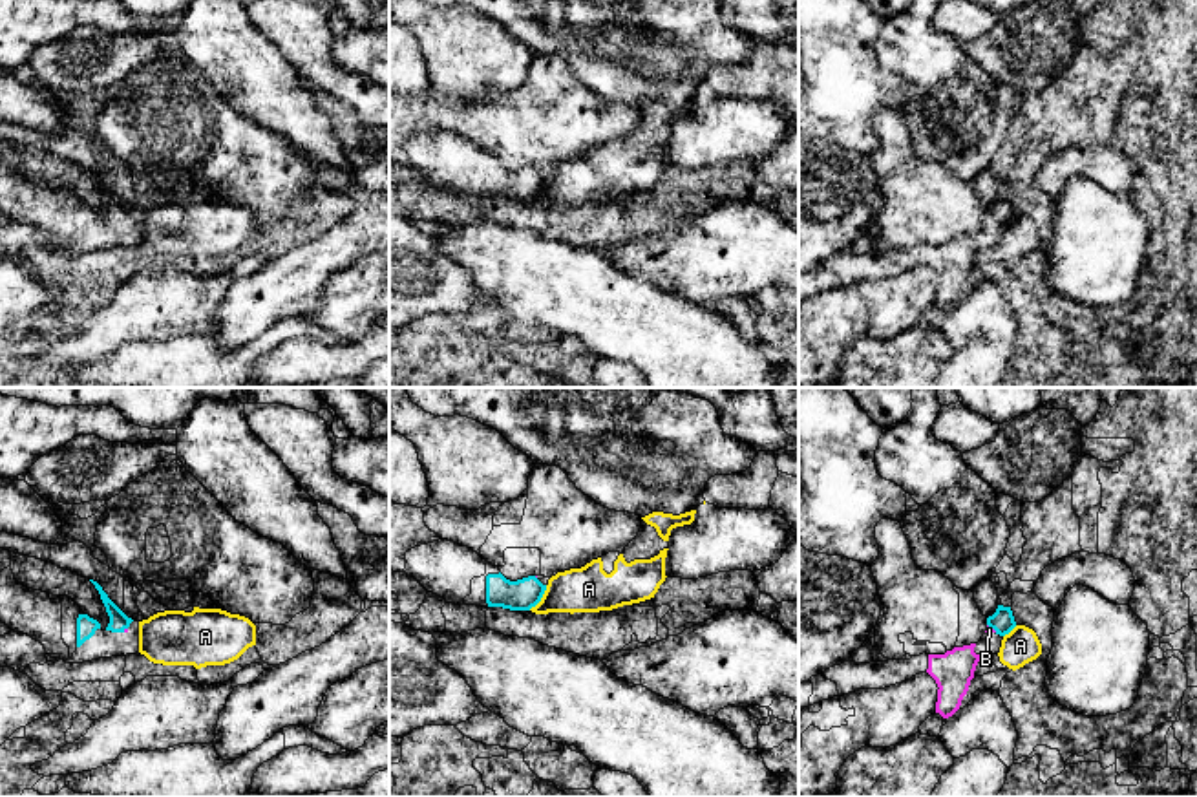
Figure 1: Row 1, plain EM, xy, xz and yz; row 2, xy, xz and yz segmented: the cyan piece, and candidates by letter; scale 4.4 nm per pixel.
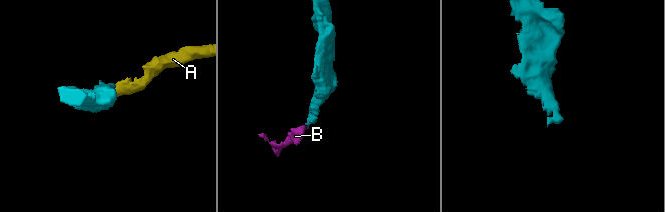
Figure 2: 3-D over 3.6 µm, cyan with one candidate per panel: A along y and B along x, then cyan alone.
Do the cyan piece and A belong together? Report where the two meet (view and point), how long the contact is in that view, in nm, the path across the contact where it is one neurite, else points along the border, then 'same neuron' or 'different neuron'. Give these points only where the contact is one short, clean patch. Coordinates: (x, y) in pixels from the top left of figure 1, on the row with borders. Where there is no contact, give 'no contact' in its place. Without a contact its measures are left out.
meets cyan in xz at (541, 596); contact 140 nm long; border along xz (547, 585), (541, 598), (529, 609); different neuron

